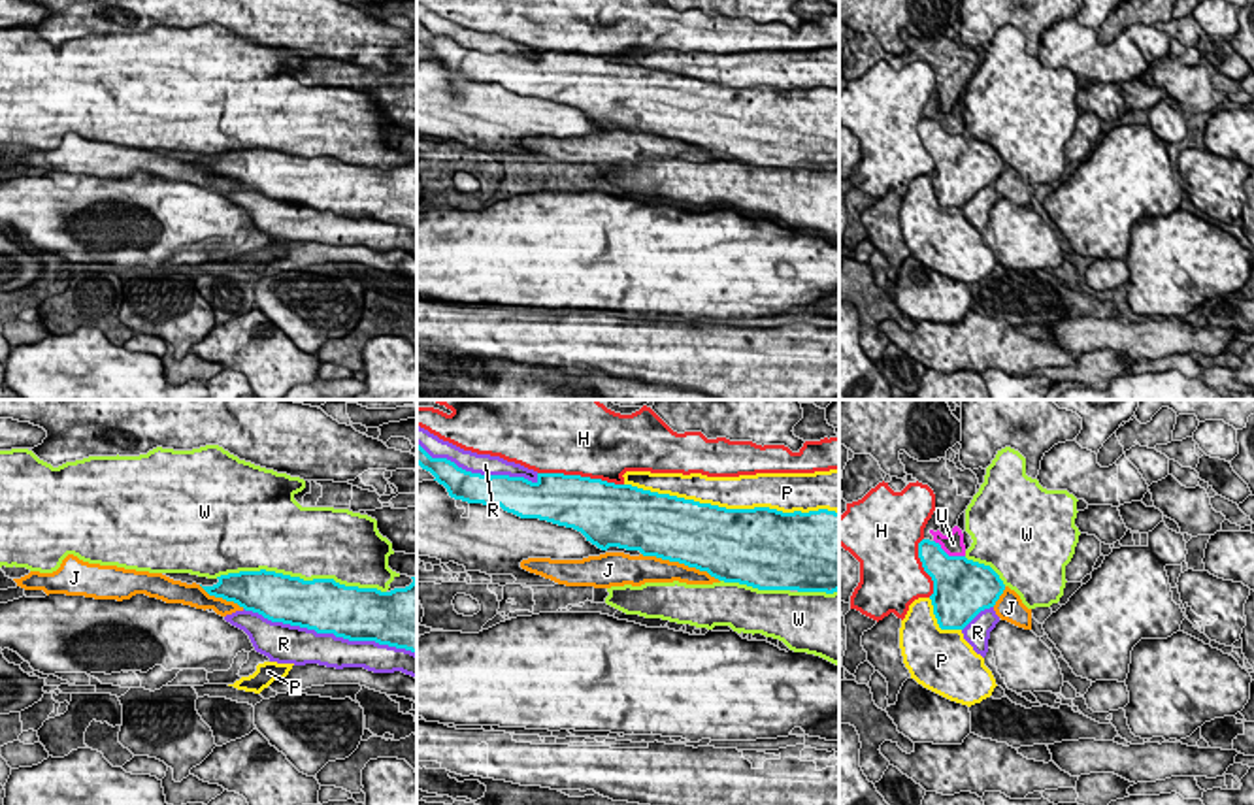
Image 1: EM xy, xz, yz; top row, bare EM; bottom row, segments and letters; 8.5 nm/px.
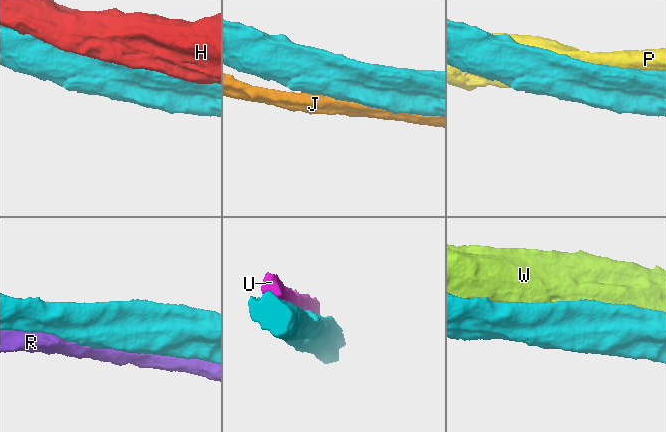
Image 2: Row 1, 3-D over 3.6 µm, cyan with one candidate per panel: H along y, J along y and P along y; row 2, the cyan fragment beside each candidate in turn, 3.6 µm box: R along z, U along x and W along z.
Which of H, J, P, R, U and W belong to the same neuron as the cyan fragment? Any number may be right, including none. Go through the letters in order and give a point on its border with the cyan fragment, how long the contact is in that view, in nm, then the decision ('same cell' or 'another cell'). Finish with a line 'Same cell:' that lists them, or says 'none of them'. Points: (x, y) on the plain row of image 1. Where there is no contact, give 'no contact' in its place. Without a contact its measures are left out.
H: contact xz (579, 53); length 750 nm; another cell
J: contact xz (681, 140); length 700 nm; another cell
P: contact xz (732, 87); length 1850 nm; another cell
R: contact xy (330, 210); length 1550 nm; same cell
U: contact yz (947, 132); length 300 nm; another cell
W: contact xy (298, 155); length 1450 nm; another cell
Same cell: R

